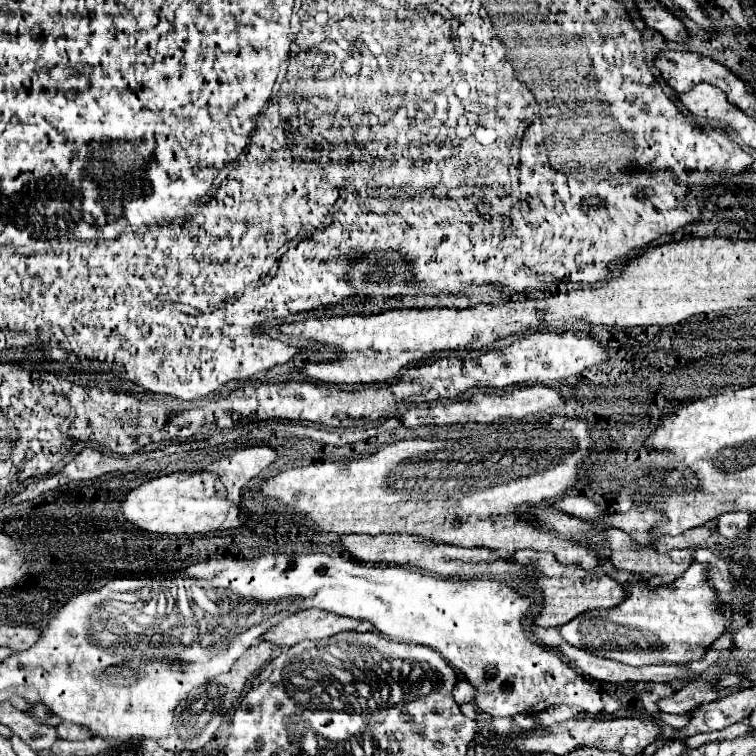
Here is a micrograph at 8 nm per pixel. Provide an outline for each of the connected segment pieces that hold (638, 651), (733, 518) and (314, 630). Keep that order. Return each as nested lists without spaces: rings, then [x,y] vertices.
[[[693,563],[675,583],[675,589],[645,589],[639,577],[627,583],[627,601],[613,609],[581,613],[561,627],[561,635],[571,645],[599,657],[629,665],[689,665],[705,657],[705,651],[729,629],[729,603],[709,583],[709,565]]]
[[[729,512],[721,515],[717,531],[727,539],[735,539],[749,525],[750,514],[745,512]]]
[[[307,609],[273,625],[263,635],[263,639],[279,647],[293,647],[303,639],[325,639],[341,631],[355,631],[357,625],[359,625],[357,619],[339,617],[323,609]]]

